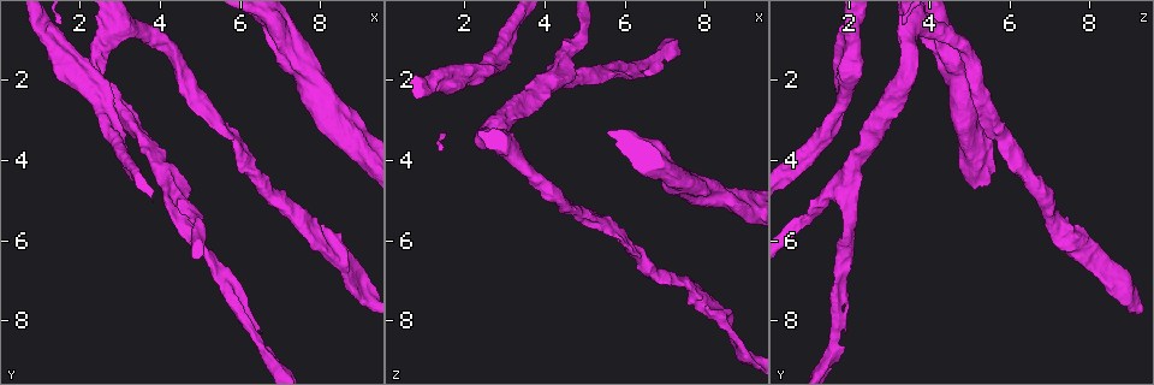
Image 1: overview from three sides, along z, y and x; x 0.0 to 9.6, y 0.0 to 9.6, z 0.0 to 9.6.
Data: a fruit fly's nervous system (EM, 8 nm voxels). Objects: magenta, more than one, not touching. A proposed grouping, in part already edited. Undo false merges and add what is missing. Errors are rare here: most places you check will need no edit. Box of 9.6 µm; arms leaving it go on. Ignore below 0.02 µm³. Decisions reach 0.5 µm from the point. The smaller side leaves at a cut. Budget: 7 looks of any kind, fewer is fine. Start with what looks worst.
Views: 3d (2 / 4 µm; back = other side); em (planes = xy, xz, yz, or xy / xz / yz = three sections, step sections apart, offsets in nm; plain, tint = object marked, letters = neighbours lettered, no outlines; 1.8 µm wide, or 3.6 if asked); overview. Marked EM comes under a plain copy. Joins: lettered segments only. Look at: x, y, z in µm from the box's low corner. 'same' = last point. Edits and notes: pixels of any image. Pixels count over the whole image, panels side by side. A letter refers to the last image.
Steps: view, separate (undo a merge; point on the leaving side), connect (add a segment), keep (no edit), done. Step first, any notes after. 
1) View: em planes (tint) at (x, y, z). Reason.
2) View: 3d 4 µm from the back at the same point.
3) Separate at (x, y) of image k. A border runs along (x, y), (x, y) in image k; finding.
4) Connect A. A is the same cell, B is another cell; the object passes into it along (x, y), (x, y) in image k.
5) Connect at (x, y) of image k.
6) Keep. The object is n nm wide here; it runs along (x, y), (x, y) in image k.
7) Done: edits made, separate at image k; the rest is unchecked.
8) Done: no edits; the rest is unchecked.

View: em planes (letters) at (3.00, 3.20, 1.75). An open end.

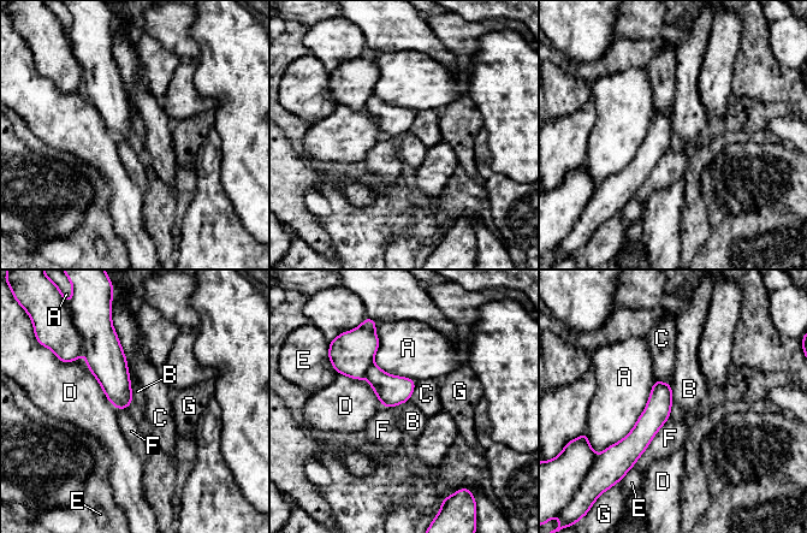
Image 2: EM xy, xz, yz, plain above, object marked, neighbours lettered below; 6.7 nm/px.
Keep. The object is 180 nm wide here; A, B, C, D, E, F and G are other cells; a border runs along (126, 362), (131, 398), (134, 401) in image 2; none of them fits.

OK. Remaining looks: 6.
View: em yz step 4 (letters) at (1.65, 1.10, 1.70). Stops while still wide.

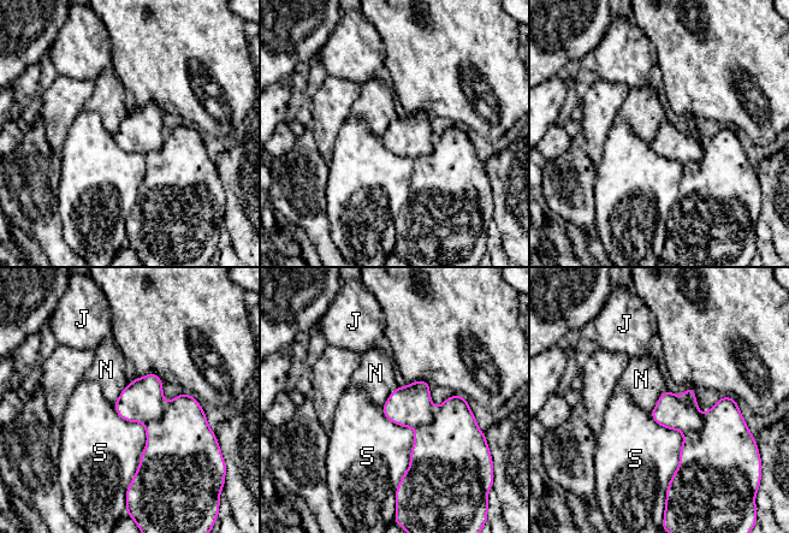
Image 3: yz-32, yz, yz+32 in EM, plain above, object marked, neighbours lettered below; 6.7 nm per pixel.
Keep. The object is 240 nm wide here; the longest contact is with S, 550 nm; J, N and S are other cells; none of them fits.

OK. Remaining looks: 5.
View: em 3.6 µm planes (letters) at (4.35, 4.85, 1.60). Three-way junction.

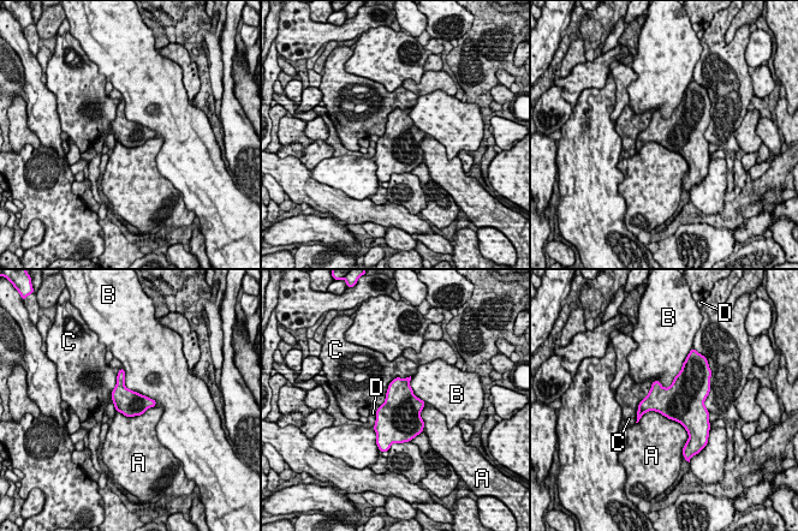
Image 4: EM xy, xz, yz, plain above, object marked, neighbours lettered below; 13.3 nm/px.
Keep. A, B, C and D are other cells; a border runs along (636, 422), (657, 411), (689, 437) in image 4; all the same neuron.

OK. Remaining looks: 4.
Done: no edits; the rest is unchecked.

